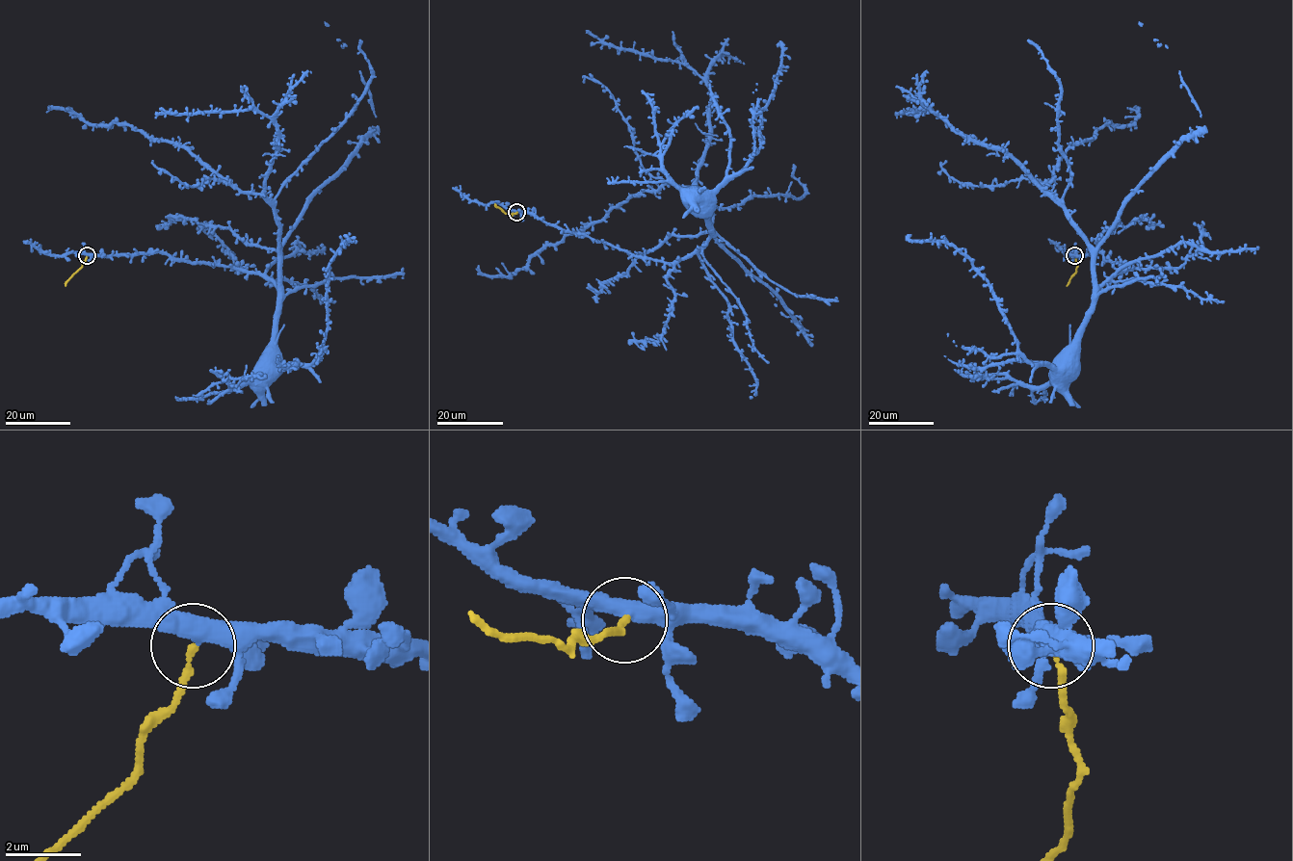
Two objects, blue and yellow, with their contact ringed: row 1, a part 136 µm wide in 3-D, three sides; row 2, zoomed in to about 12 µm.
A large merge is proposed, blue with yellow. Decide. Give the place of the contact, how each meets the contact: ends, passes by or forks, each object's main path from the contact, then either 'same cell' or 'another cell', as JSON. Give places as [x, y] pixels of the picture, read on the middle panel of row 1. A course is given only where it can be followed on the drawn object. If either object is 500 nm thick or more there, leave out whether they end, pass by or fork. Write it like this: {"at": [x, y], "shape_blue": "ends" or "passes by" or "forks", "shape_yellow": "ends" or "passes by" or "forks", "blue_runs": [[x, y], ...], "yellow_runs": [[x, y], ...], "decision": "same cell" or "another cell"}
{"at": [516, 212], "shape_blue": "passes by", "shape_yellow": "ends", "blue_runs": [[516, 212], [533, 213], [563, 229], [635, 254], [676, 262], [690, 257], [710, 237], [708, 221], [691, 196]], "yellow_runs": [[516, 212], [505, 214], [494, 203]], "decision": "another cell"}

